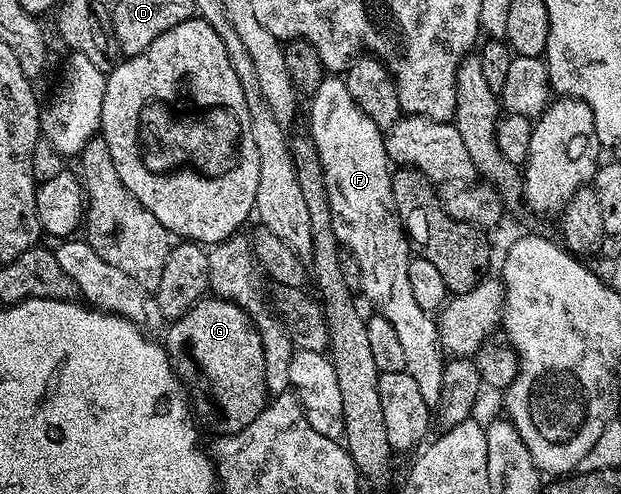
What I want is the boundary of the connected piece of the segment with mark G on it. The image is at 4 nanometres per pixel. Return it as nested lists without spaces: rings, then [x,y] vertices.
[[[205,297],[199,299],[180,319],[171,320],[167,331],[168,336],[162,339],[163,346],[168,352],[168,358],[172,360],[172,368],[176,371],[177,377],[186,384],[187,390],[190,392],[190,403],[194,408],[195,414],[199,418],[201,415],[214,430],[224,431],[220,433],[223,433],[225,436],[233,435],[242,429],[246,429],[246,425],[250,425],[250,421],[254,421],[254,417],[258,417],[258,413],[262,413],[262,409],[270,399],[270,392],[266,385],[266,353],[262,353],[262,337],[258,337],[258,329],[254,325],[254,321],[250,321],[248,314],[238,305],[234,305],[230,301],[215,297]]]

